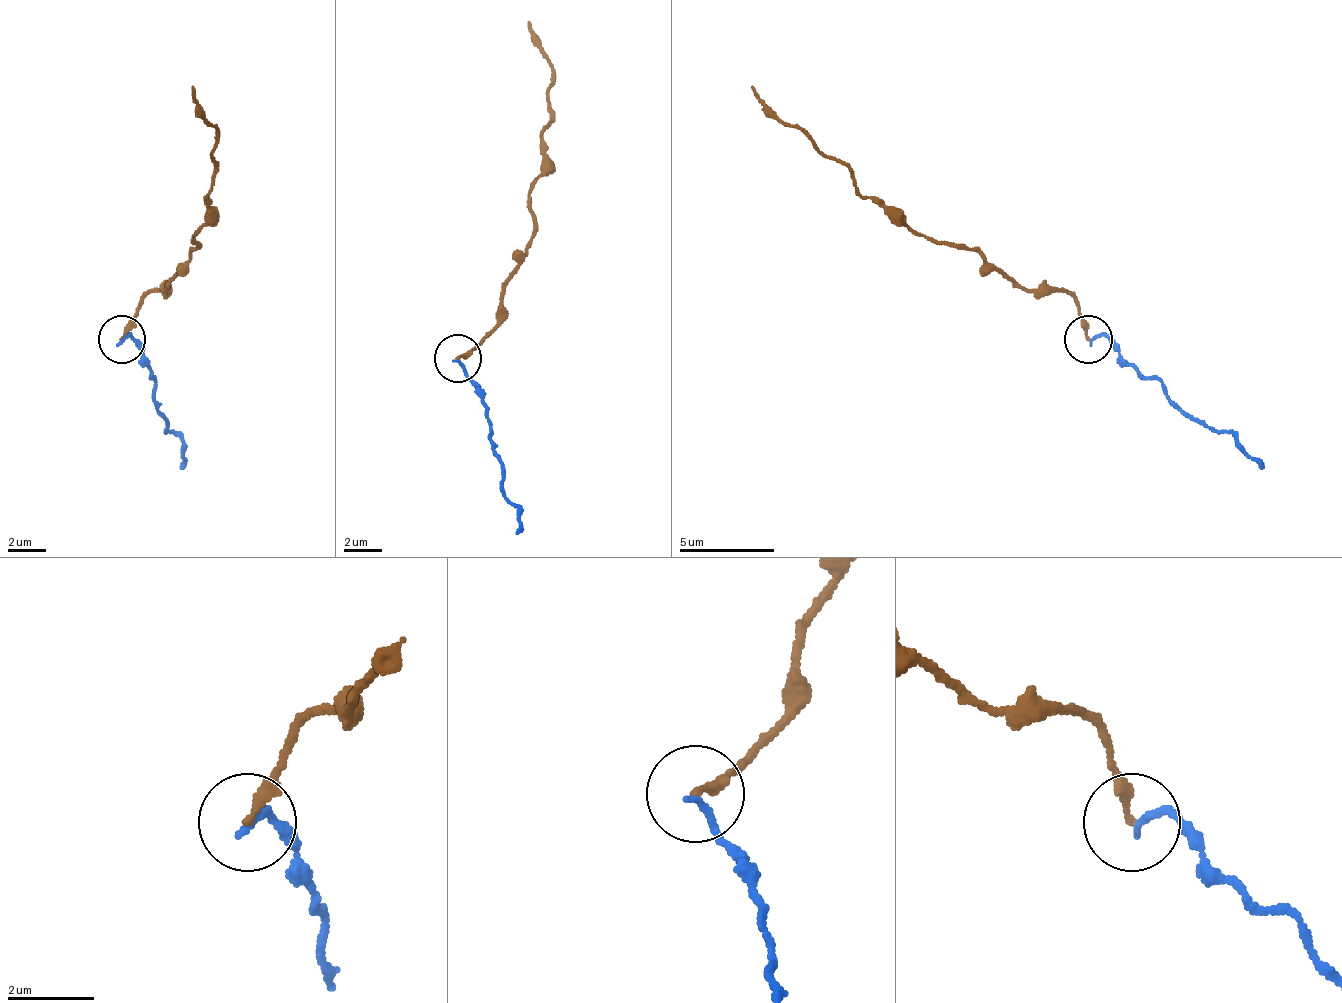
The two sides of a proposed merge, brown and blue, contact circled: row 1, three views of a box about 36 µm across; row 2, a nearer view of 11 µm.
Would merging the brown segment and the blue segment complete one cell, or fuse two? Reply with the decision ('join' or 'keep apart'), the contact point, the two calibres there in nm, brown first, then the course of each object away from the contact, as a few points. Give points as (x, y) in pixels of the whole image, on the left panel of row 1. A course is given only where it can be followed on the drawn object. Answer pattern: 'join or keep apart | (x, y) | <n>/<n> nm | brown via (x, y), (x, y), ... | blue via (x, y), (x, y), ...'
join | (121, 339) | 220/150 nm | brown via (122, 340), (137, 307), (165, 288), (194, 250), (194, 236), (208, 222), (217, 132), (203, 118), (194, 84) | blue via (122, 340), (127, 336), (156, 383), (156, 407), (165, 430), (179, 440), (179, 468)

